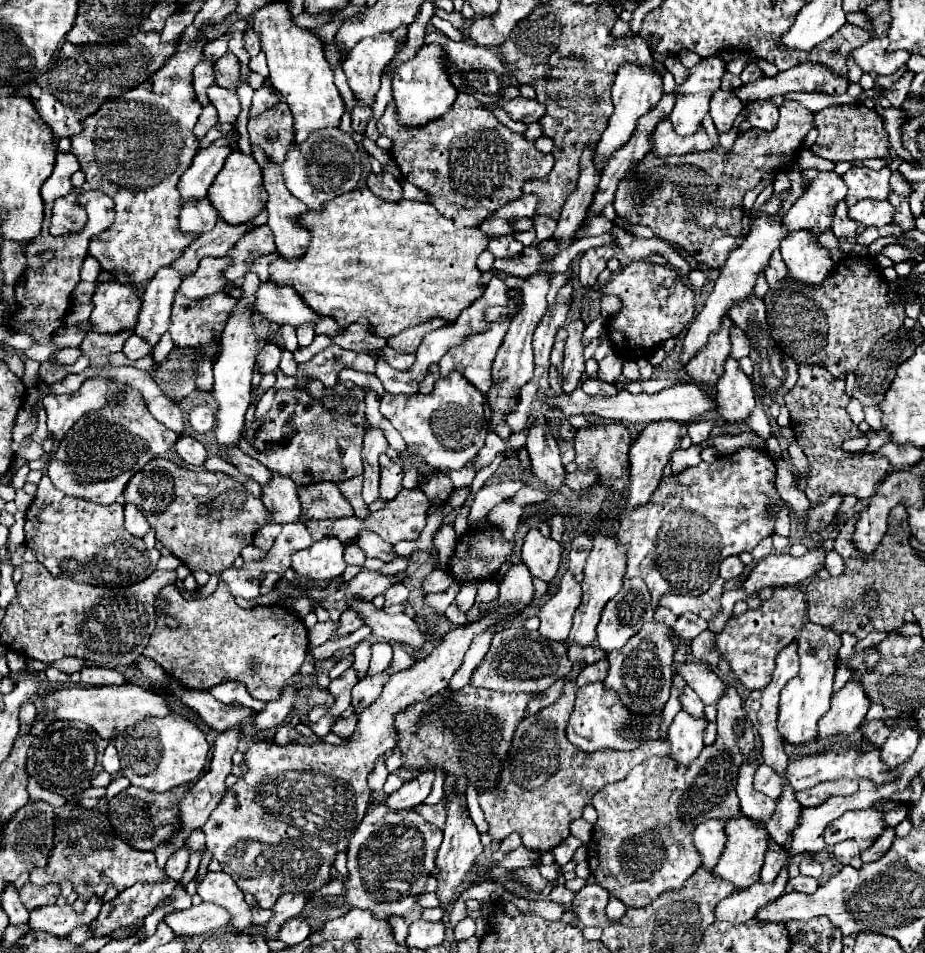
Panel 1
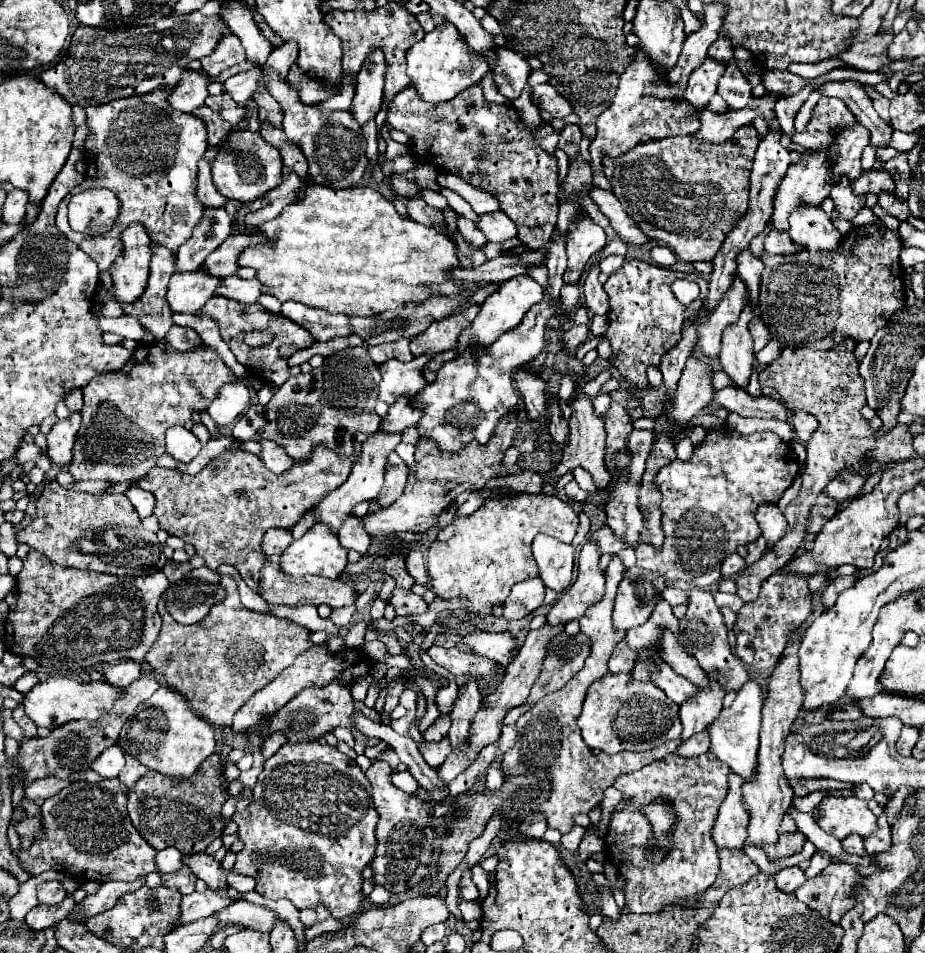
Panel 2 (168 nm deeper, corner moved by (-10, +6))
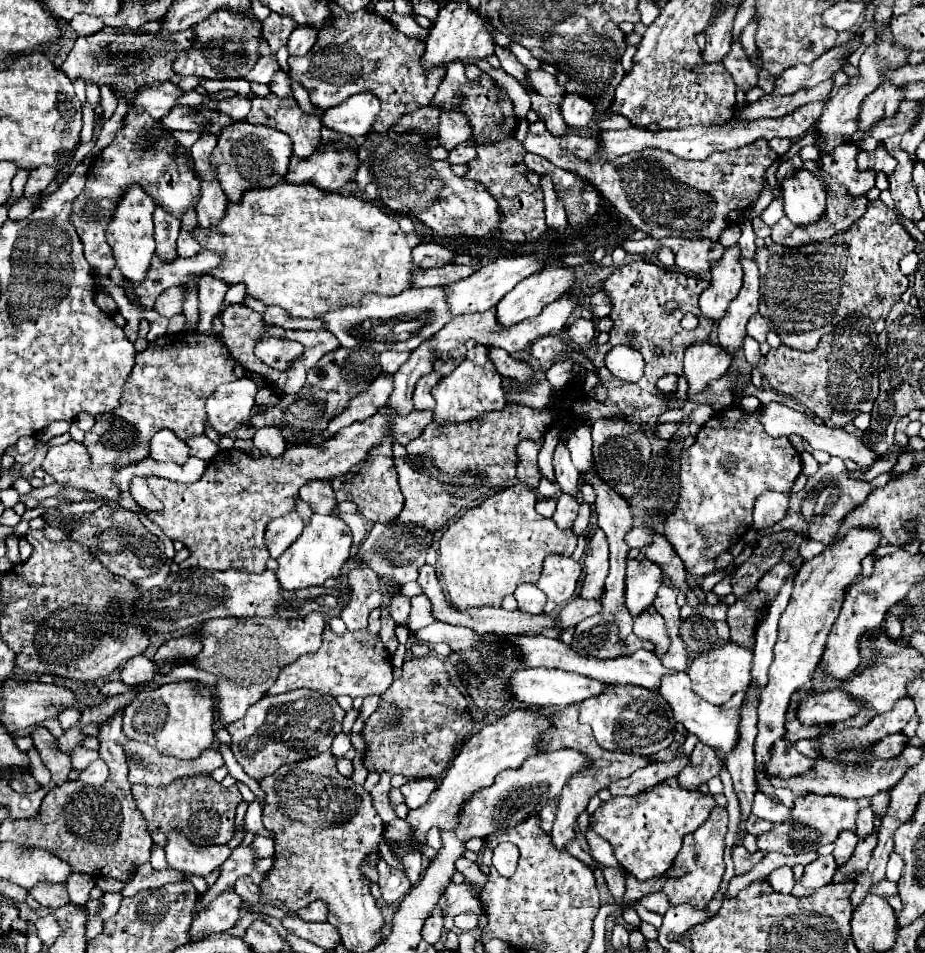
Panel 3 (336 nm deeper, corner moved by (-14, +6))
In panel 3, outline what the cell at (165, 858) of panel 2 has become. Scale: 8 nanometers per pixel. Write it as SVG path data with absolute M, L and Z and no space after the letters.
M153 846L153 850L151 850L151 866L153 866L155 870L169 870L167 858L165 858L165 850L163 850L163 848Z

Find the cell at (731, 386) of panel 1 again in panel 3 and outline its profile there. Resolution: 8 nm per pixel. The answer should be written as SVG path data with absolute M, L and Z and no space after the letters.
M741 258L743 264L743 288L731 302L727 316L719 322L719 344L737 358L743 352L743 340L747 336L747 322L757 312L759 304L759 270L755 260Z

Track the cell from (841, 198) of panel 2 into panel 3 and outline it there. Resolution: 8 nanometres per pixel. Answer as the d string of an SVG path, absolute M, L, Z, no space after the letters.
M843 144L833 150L831 156L821 158L823 170L847 190L851 196L865 196L875 186L875 174L869 172L857 172L857 156L859 148L855 144Z

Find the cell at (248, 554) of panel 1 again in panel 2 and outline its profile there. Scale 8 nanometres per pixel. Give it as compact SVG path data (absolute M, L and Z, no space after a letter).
M271 528L263 536L263 552L267 556L273 556L273 554L281 556L291 542L293 542L291 530L287 530L287 528Z

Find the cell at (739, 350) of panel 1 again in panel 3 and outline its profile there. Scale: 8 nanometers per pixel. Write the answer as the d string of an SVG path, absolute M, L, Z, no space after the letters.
M755 314L755 316L749 320L749 324L747 324L747 334L749 334L751 338L755 338L759 344L763 344L765 338L767 338L767 332L769 332L769 326L765 324L763 316L761 316L761 314Z

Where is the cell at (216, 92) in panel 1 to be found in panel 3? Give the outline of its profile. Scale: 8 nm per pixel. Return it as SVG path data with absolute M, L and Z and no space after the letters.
M271 54L271 56L261 56L261 58L257 60L257 64L253 66L253 70L245 76L245 80L247 80L247 82L257 82L257 84L269 84L277 68L279 68L279 62L277 62L275 54Z

